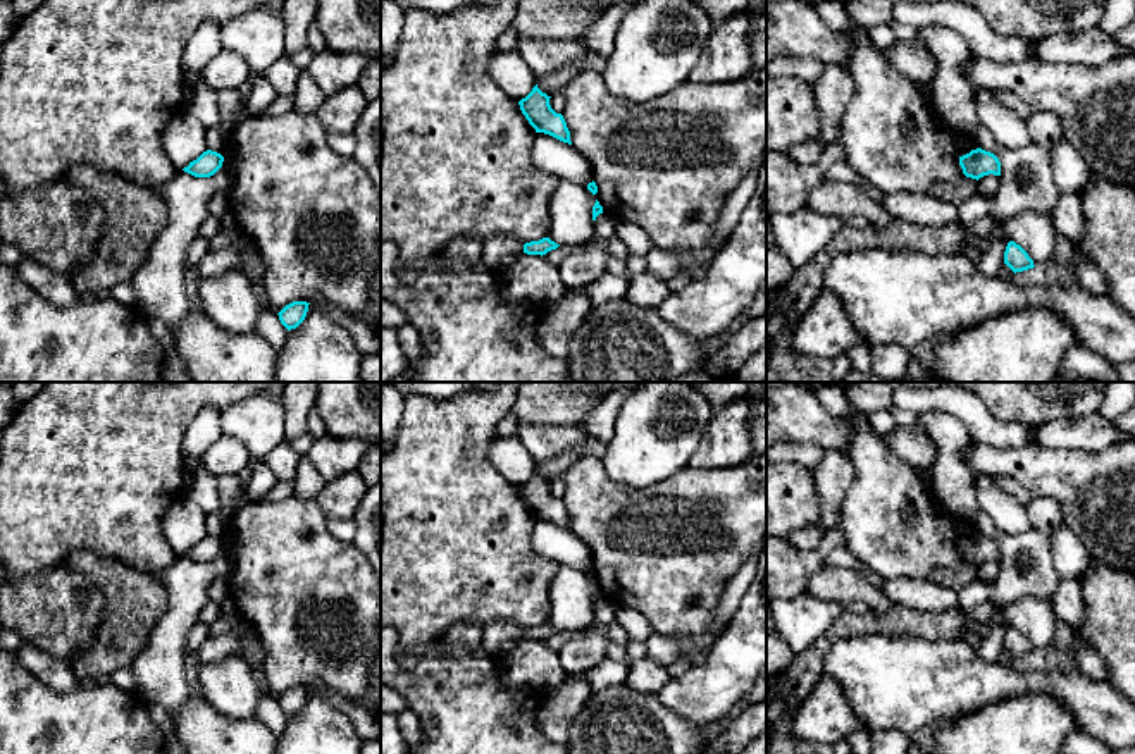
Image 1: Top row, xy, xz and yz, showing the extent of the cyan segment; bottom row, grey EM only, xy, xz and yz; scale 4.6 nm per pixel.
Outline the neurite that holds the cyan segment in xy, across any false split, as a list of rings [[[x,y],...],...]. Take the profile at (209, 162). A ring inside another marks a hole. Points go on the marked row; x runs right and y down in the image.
[[[207,150],[183,170],[195,177],[210,177],[222,167],[222,162],[224,157],[220,153]]]

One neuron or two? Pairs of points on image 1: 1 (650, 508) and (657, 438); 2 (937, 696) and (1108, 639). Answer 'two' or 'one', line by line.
1: two
2: two

